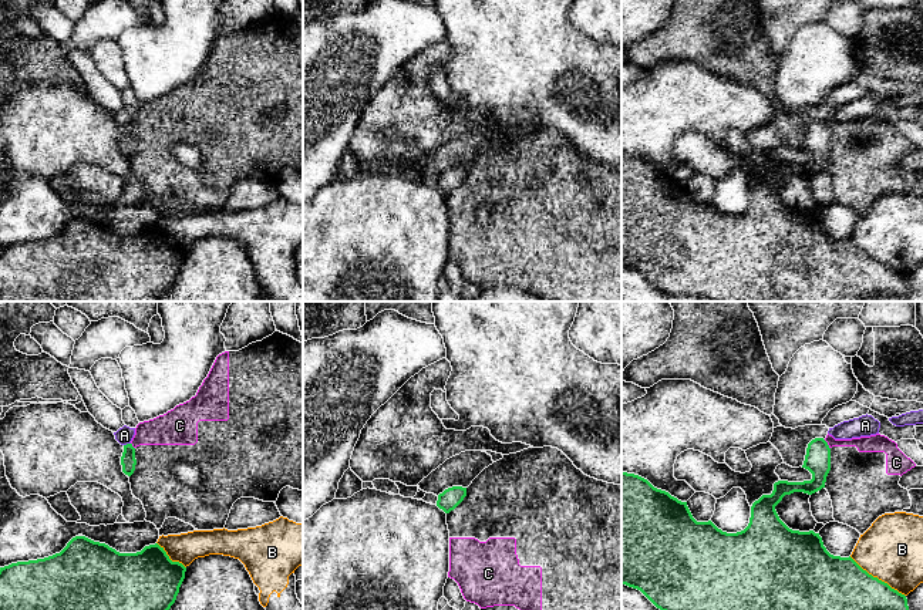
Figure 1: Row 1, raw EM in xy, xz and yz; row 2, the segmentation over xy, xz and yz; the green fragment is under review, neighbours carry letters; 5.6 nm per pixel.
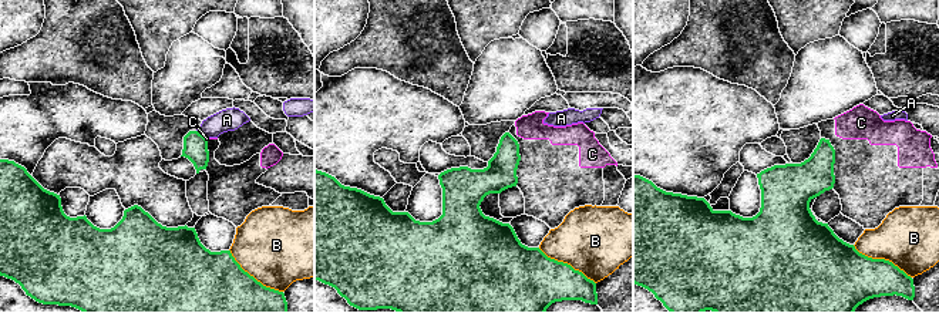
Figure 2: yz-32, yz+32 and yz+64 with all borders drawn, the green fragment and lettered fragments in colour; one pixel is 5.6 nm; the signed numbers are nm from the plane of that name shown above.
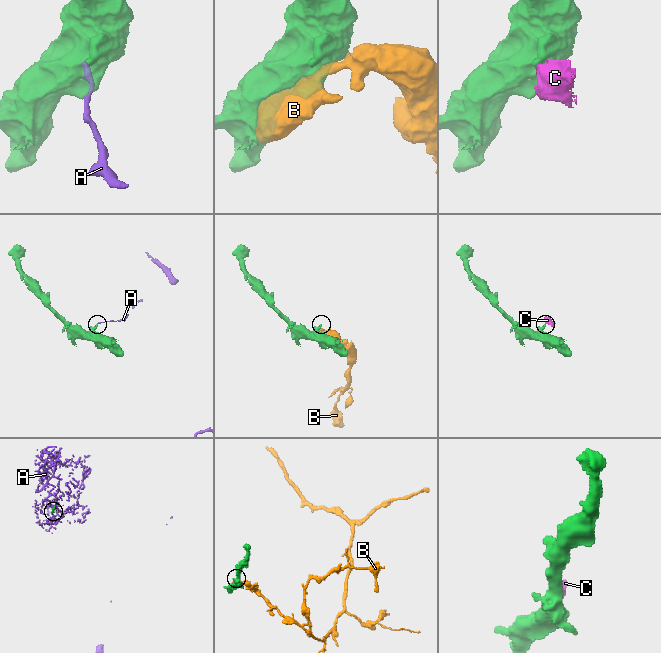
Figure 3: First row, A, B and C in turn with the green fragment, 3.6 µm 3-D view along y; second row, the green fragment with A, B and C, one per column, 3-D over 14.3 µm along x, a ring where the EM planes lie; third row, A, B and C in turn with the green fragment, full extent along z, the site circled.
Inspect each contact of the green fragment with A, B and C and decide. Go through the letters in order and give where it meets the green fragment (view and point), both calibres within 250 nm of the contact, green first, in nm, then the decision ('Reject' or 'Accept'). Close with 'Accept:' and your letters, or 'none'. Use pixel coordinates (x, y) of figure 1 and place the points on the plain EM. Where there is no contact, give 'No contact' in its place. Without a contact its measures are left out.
A: Touches green at xy (127, 125). Thickness 90 nm (green) against 100 nm. Reject
B: Touches green at yz (876, 259). Thickness 420 nm (green) against 360 nm. Reject
C: Touches green at yz (827, 125). Thickness 140 nm (green) against 100 nm. Reject
Accept: none

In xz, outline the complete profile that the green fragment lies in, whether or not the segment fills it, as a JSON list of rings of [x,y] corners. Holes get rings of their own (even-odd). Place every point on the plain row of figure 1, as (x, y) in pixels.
[[[452,168],[438,176],[437,188],[445,195],[454,192],[466,178],[466,169]]]

